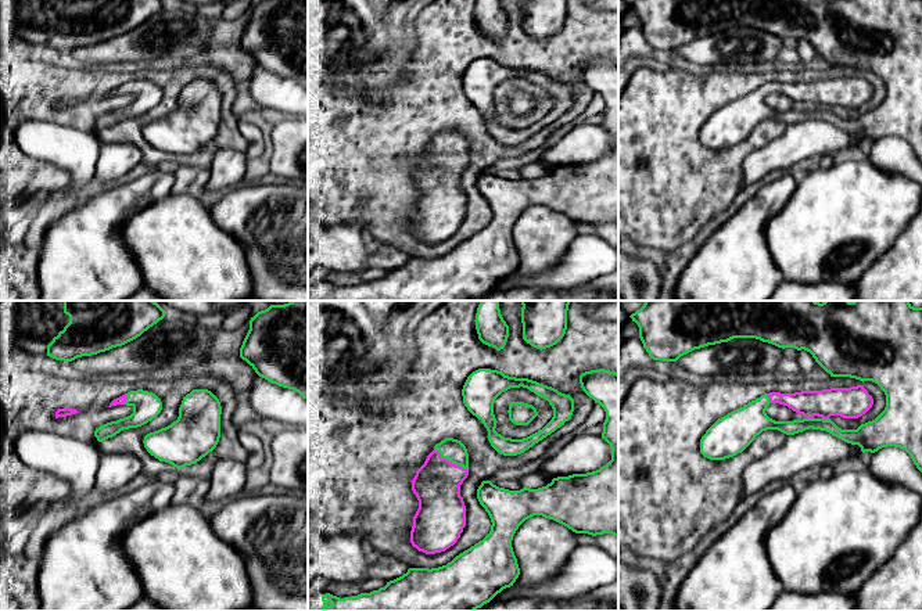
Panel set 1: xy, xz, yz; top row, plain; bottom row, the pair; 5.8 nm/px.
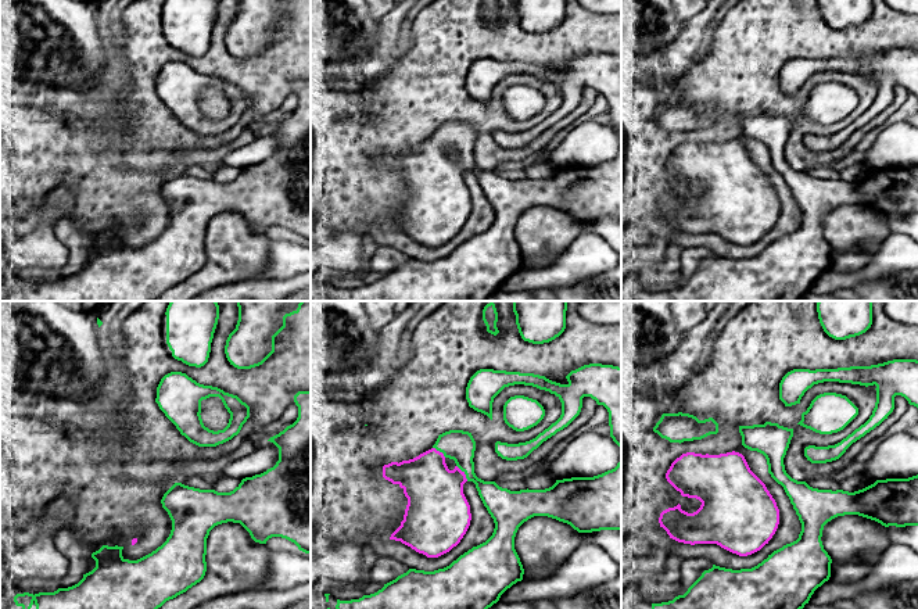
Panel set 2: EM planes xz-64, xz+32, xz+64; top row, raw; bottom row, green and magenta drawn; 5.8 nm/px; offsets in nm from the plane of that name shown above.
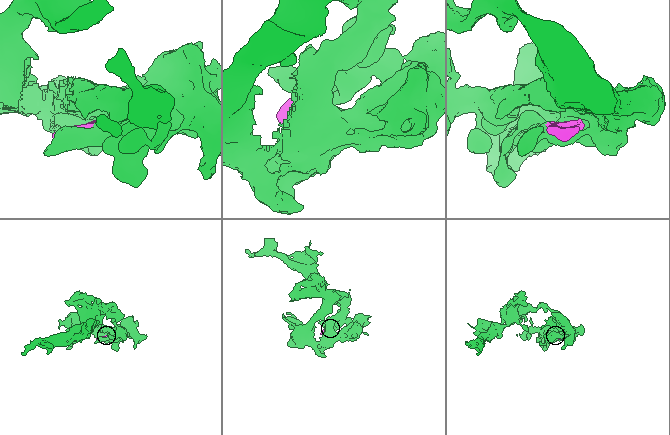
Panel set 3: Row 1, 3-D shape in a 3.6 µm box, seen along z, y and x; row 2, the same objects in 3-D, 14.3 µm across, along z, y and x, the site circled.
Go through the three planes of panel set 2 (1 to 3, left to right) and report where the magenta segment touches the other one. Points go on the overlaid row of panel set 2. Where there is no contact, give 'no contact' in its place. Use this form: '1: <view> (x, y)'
1: no contact
2: xz+32 (465, 473)
3: no contact

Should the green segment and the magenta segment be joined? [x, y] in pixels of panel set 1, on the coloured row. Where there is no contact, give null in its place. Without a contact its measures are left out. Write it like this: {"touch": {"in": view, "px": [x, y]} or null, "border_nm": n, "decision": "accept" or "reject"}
{"touch": {"in": "xz", "px": [451, 462]}, "border_nm": 240, "decision": "accept"}

